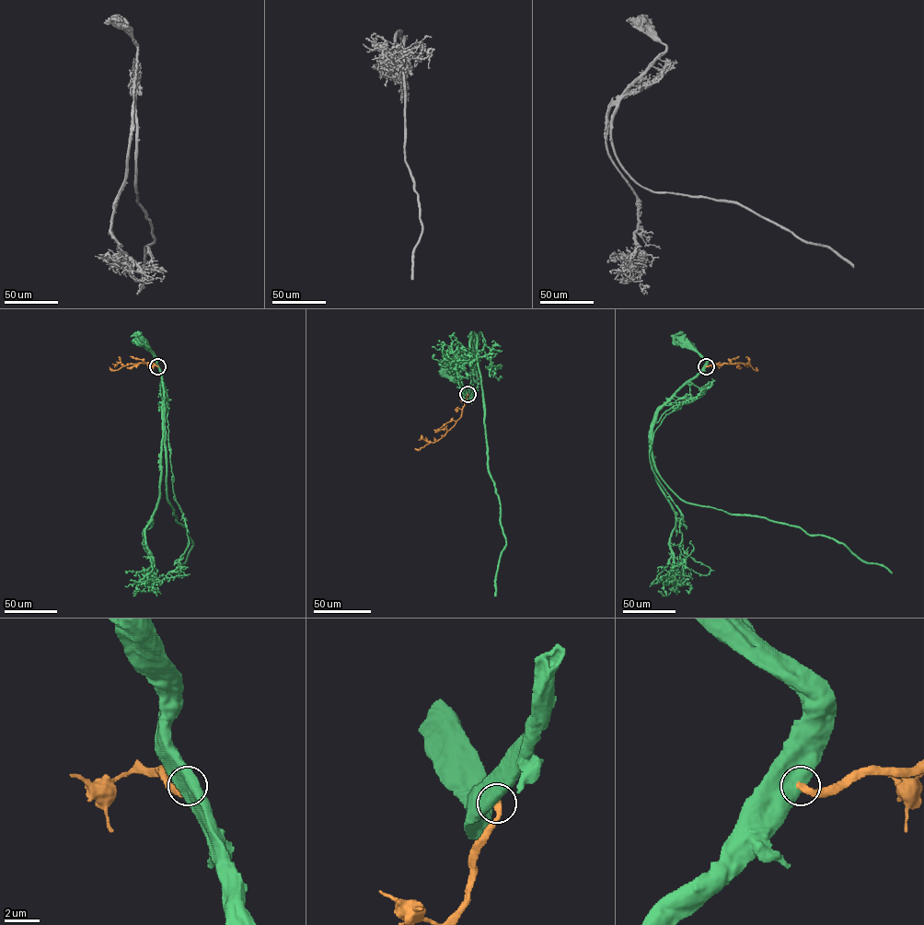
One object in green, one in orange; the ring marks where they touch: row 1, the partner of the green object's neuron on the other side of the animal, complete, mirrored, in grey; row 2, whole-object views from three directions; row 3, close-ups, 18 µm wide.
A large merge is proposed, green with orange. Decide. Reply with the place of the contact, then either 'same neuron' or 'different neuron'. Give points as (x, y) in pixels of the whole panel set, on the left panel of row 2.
(157, 366) | different neuron

